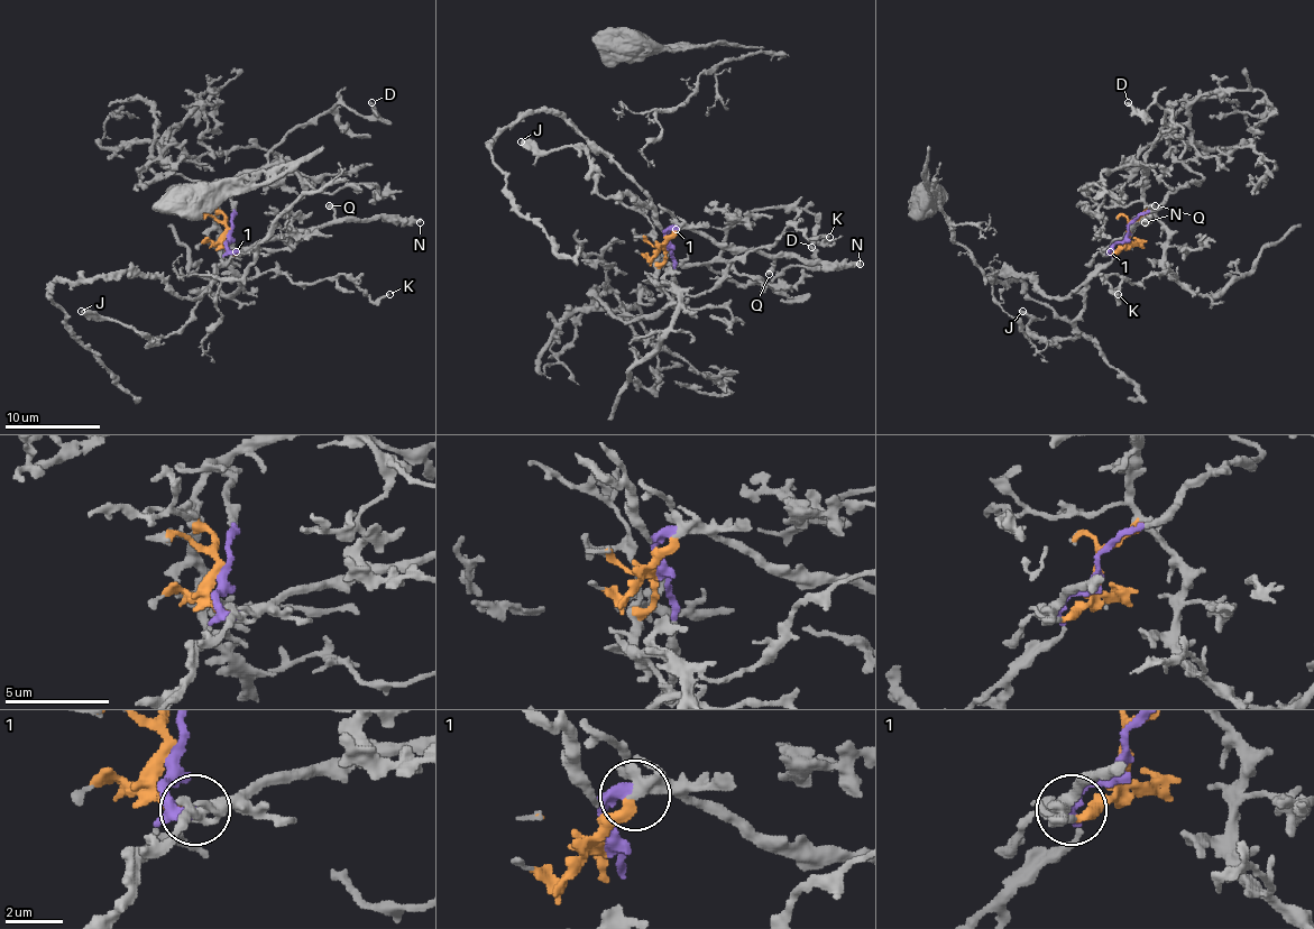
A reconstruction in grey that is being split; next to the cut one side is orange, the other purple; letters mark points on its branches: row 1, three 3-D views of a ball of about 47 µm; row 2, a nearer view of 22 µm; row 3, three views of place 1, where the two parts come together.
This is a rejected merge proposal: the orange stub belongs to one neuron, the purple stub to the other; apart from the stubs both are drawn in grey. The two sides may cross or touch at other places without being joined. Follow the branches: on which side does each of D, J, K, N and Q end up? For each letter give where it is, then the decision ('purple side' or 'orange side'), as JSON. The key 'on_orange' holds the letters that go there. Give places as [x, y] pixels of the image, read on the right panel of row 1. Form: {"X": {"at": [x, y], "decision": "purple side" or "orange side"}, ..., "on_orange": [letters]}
{"D": {"at": [1128, 102], "decision": "orange side"}, "J": {"at": [1022, 311], "decision": "purple side"}, "K": {"at": [1118, 294], "decision": "orange side"}, "N": {"at": [1145, 222], "decision": "purple side"}, "Q": {"at": [1155, 205], "decision": "purple side"}, "on_orange": ["D", "K"]}

